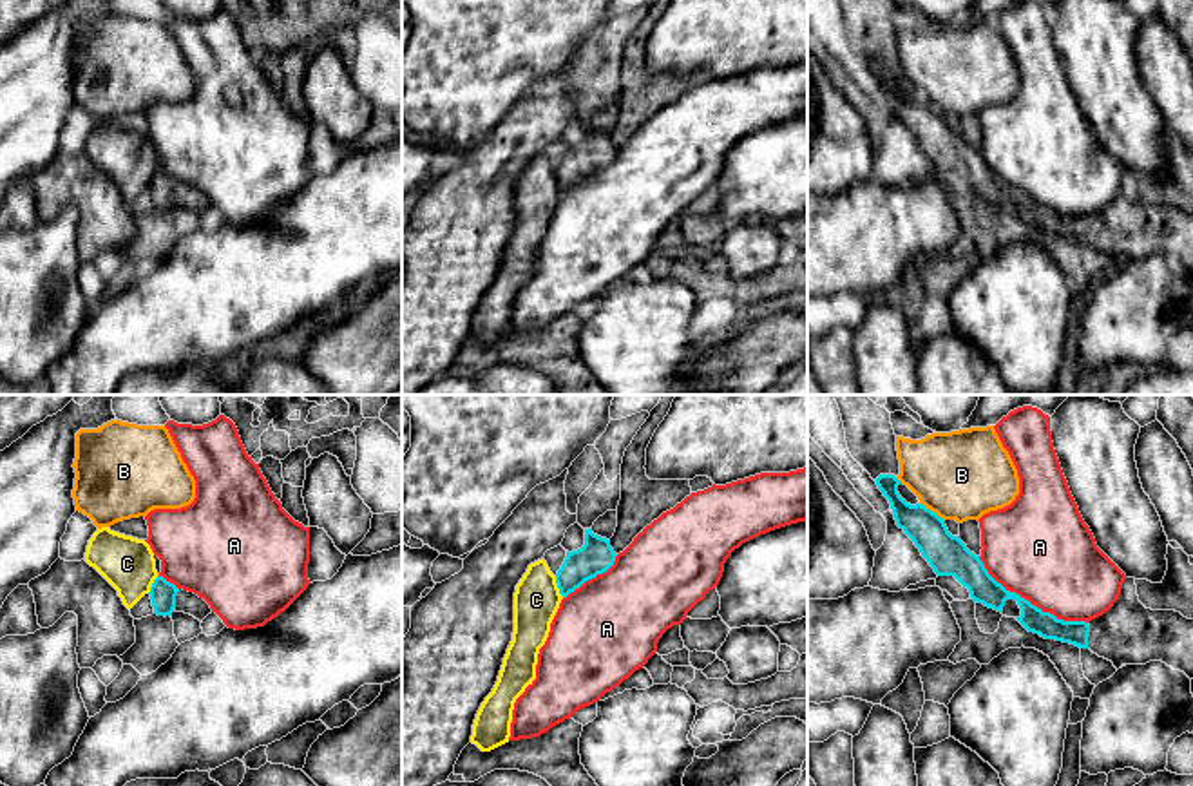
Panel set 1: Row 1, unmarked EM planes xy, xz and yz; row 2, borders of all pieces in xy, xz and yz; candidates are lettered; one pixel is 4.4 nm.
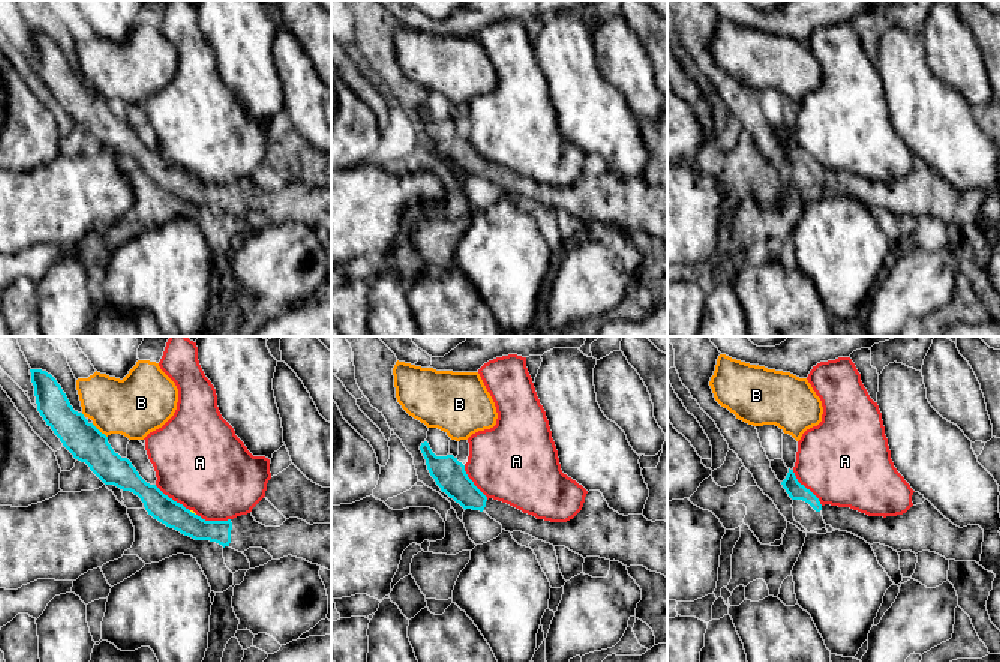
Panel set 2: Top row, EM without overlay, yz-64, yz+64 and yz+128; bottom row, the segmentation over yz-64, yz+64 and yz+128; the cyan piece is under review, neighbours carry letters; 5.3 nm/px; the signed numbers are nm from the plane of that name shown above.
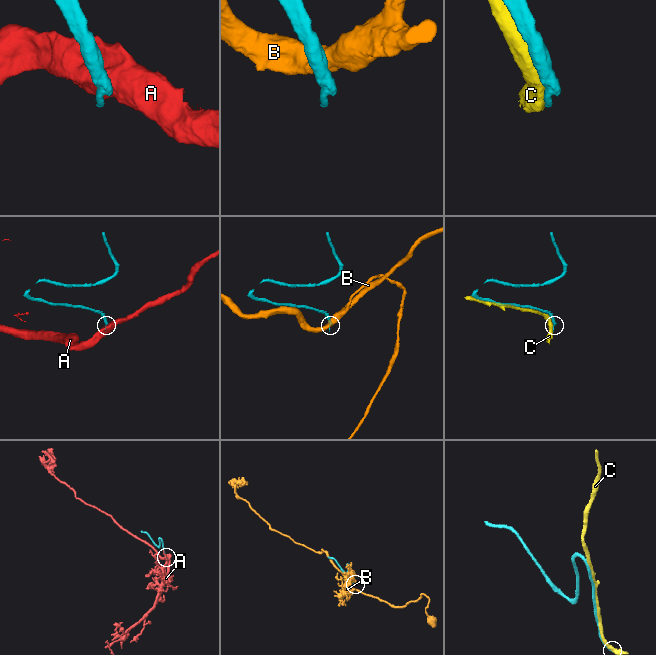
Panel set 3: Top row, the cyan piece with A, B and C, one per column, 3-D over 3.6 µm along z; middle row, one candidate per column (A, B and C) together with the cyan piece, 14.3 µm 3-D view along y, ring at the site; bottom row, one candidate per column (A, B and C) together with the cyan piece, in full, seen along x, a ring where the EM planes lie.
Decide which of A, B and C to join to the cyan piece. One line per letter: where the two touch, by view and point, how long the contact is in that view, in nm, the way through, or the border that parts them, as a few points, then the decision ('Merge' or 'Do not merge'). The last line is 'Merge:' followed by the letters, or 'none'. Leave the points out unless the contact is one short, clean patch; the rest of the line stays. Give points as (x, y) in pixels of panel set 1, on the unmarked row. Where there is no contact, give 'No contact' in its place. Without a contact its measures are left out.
A: Touches cyan at yz (1029, 196). Shared border 550 nm. Do not merge
B: Touches cyan at yz (931, 105). Shared border 130 nm. Boundary: yz (920, 96), (944, 113). Do not merge
C: Touches cyan at xz (558, 182). Shared border 100 nm. Do not merge
Merge: none

